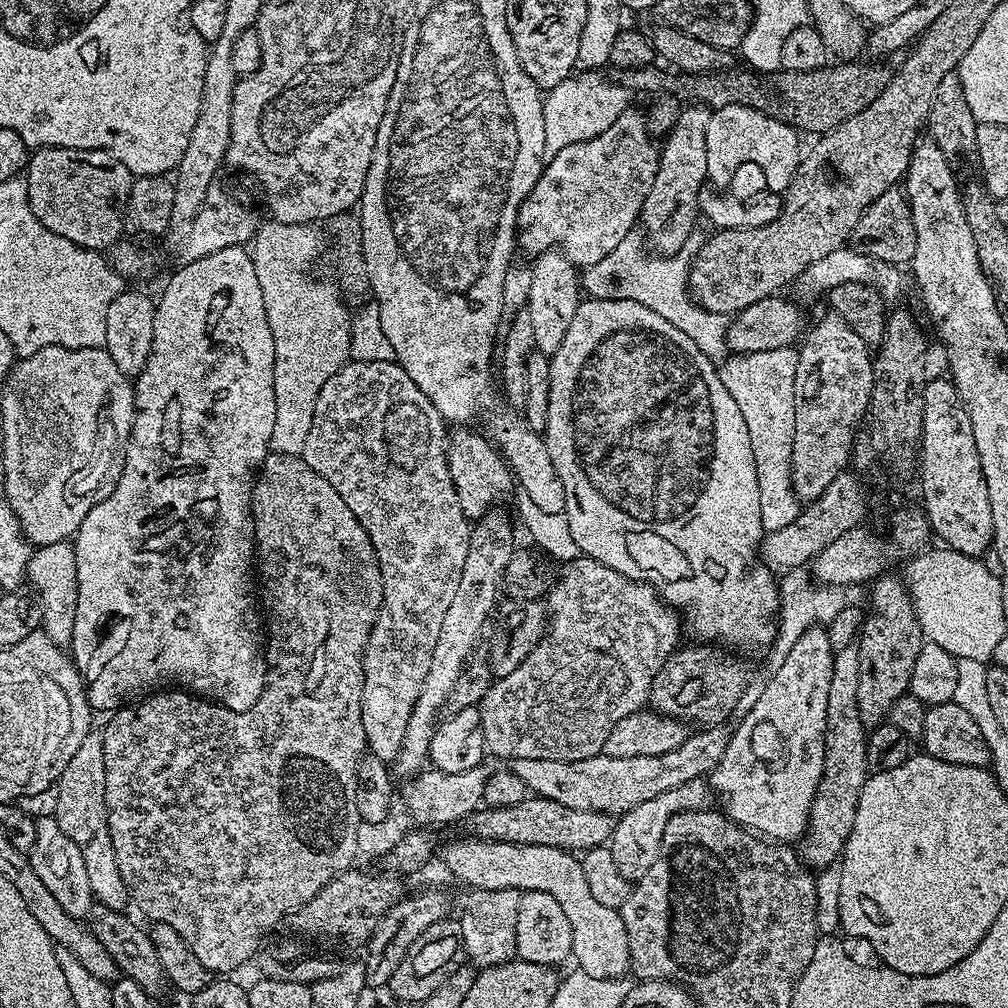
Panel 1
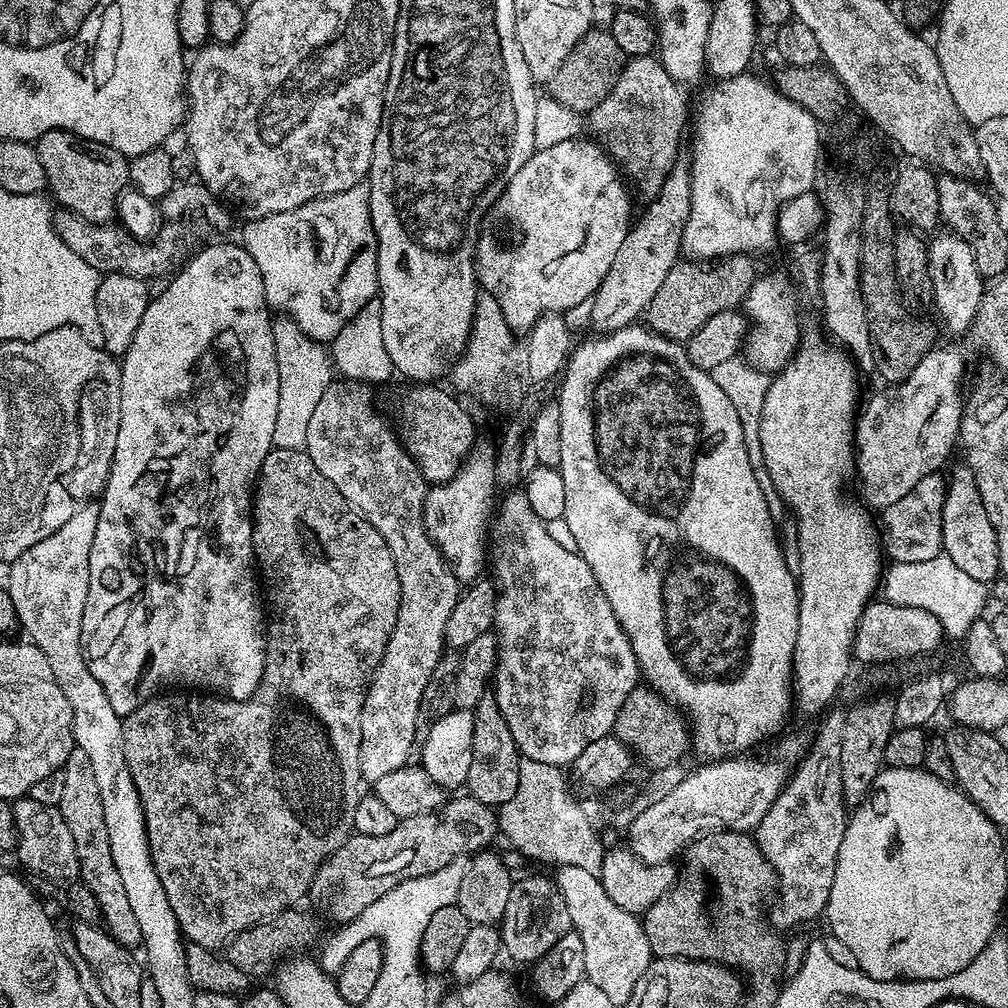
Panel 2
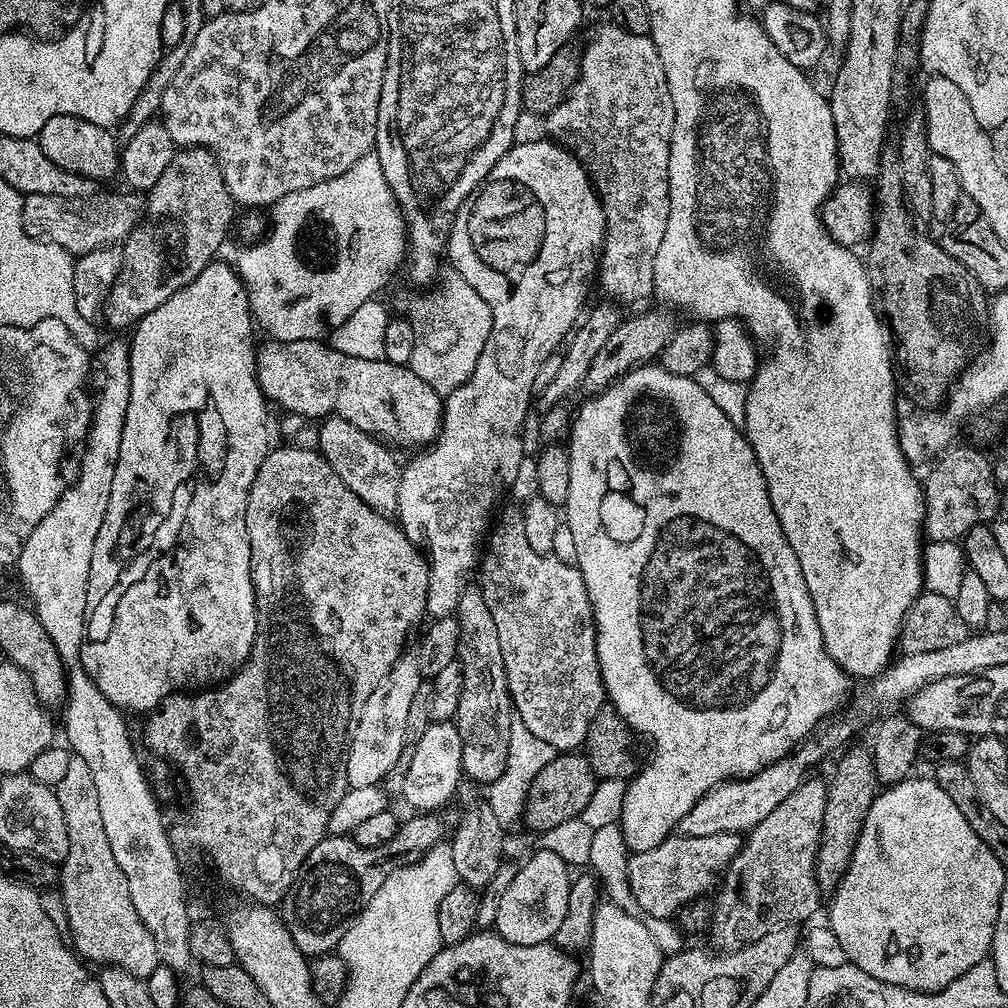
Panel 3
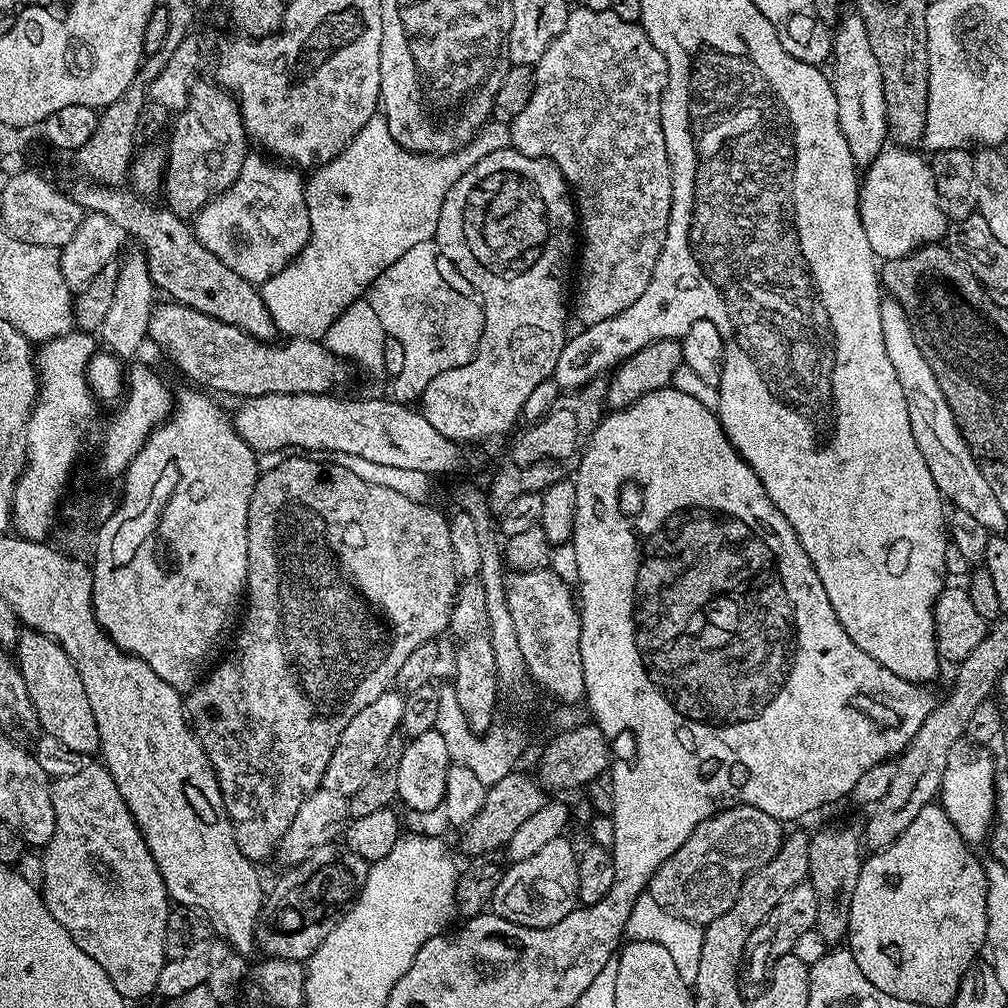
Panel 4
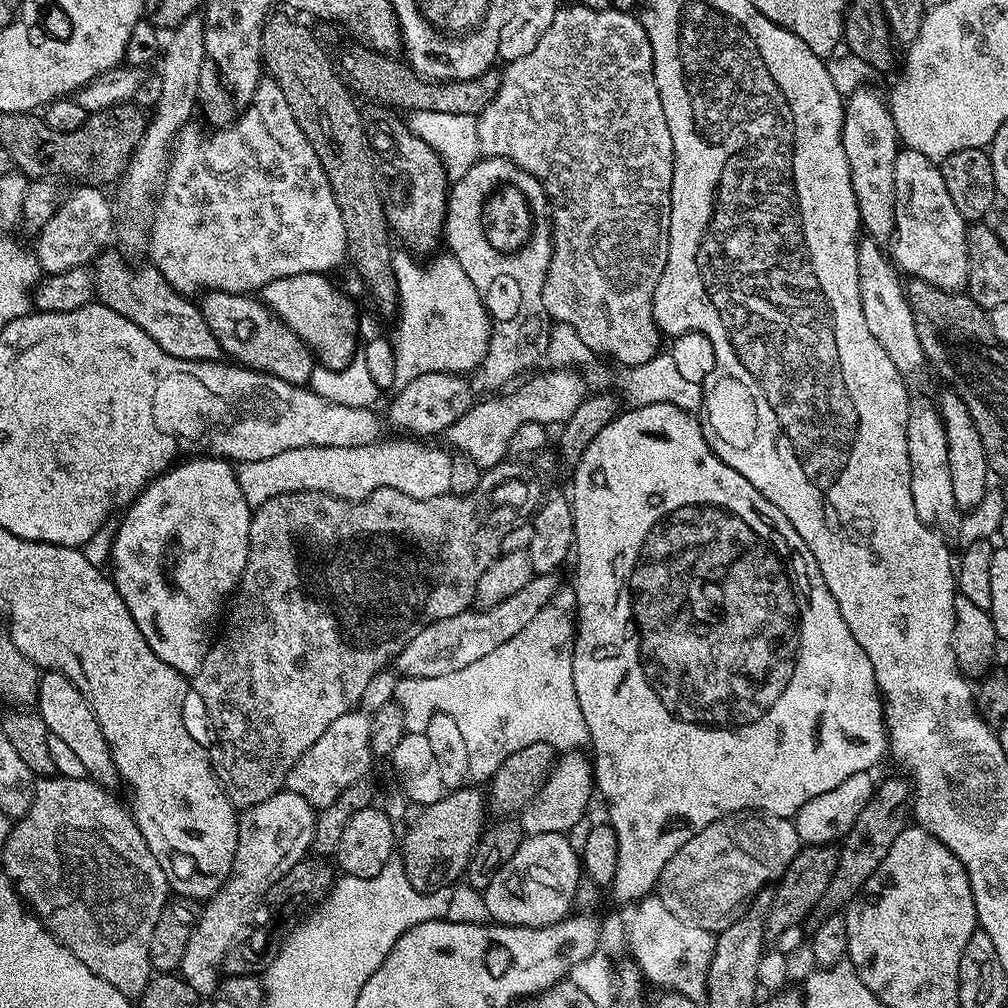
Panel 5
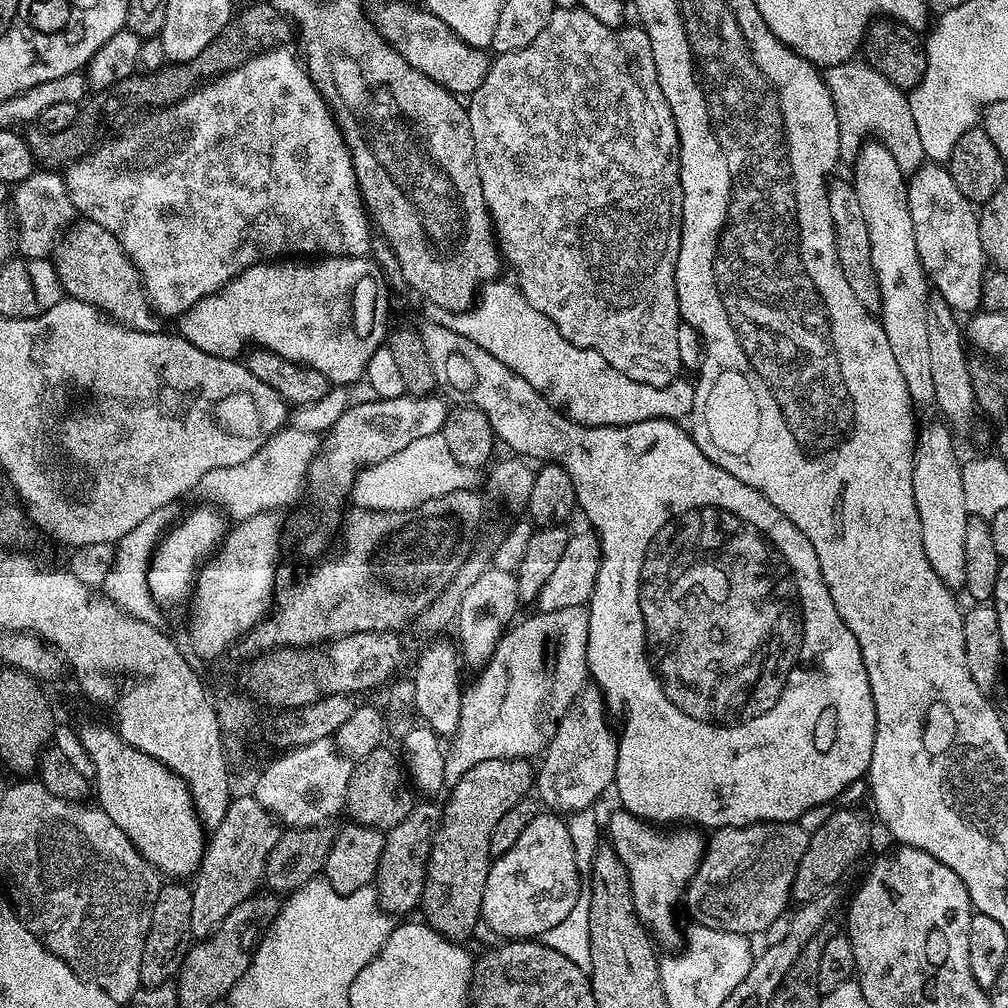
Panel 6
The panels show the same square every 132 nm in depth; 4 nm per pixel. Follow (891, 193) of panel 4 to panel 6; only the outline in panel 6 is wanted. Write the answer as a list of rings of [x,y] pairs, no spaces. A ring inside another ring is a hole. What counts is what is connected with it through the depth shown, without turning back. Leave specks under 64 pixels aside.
[[[925,162],[907,177],[910,222],[914,222],[914,238],[918,258],[930,274],[933,289],[957,314],[972,314],[981,307],[982,282],[986,275],[986,257],[980,237],[977,209],[958,190],[947,167],[940,162]]]

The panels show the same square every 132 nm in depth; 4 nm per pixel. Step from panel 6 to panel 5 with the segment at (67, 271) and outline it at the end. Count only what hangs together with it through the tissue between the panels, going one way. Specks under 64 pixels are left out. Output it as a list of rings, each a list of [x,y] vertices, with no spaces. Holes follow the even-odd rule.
[[[112,251],[101,252],[94,261],[99,303],[110,306],[110,310],[118,310],[118,314],[130,318],[134,326],[142,326],[142,330],[146,330],[166,354],[174,354],[174,358],[220,360],[220,343],[214,334],[210,334],[210,326],[206,326],[206,318],[202,318],[199,303],[191,304],[185,293],[175,292],[154,266],[147,266],[140,276],[136,276],[135,270],[123,260],[125,257],[119,251]]]

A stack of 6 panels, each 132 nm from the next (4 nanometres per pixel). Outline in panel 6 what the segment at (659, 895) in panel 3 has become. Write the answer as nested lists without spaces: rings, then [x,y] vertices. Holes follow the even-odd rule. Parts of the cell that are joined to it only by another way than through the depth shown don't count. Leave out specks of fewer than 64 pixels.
[[[790,820],[715,829],[707,837],[704,856],[682,897],[693,916],[691,919],[702,926],[710,926],[710,930],[726,930],[739,936],[752,938],[755,932],[764,934],[776,918],[789,911],[794,874],[798,874],[798,862],[802,862],[802,854],[806,854],[809,835],[798,822]]]

